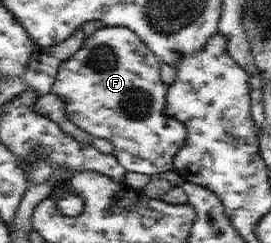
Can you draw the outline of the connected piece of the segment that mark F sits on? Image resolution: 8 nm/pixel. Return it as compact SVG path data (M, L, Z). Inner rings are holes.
M105 26L93 32L84 39L82 48L75 52L68 60L63 60L60 65L58 74L55 78L55 85L51 93L59 95L65 101L66 116L83 131L88 134L105 138L114 145L112 154L118 159L118 162L128 171L135 173L145 173L145 175L153 176L154 174L165 173L165 171L173 171L175 154L181 149L181 146L187 139L187 132L184 125L175 117L171 117L166 112L166 95L168 85L160 78L160 61L158 57L143 43L143 40L128 27L121 26Z

